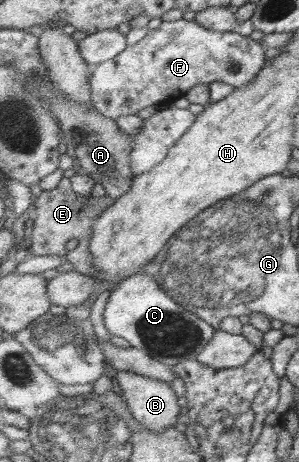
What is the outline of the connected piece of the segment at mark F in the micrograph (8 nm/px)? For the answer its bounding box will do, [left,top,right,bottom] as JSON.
[91,18,268,121]

